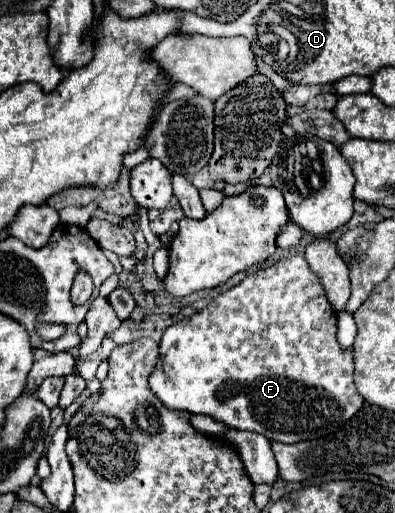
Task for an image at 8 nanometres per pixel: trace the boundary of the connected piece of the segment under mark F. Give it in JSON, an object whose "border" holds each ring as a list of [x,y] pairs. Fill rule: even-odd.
{"border":[[[291,252],[289,256],[277,260],[275,264],[263,266],[257,272],[247,274],[241,284],[237,284],[231,290],[215,296],[209,302],[209,306],[203,308],[201,312],[195,312],[193,316],[171,324],[165,330],[163,340],[159,344],[161,358],[159,358],[159,364],[157,364],[157,368],[153,370],[151,378],[149,378],[149,384],[151,384],[151,390],[155,392],[155,396],[167,408],[183,410],[183,412],[189,412],[189,414],[205,414],[205,416],[211,416],[217,422],[223,422],[229,428],[251,430],[251,432],[263,434],[265,438],[269,438],[273,442],[289,442],[291,444],[291,442],[321,438],[321,436],[327,436],[327,434],[339,430],[363,406],[363,398],[359,396],[359,392],[353,384],[353,352],[343,352],[339,348],[335,332],[337,332],[337,314],[335,314],[335,310],[331,308],[331,304],[327,300],[327,294],[323,290],[323,284],[319,280],[319,276],[309,268],[303,252]]]}

